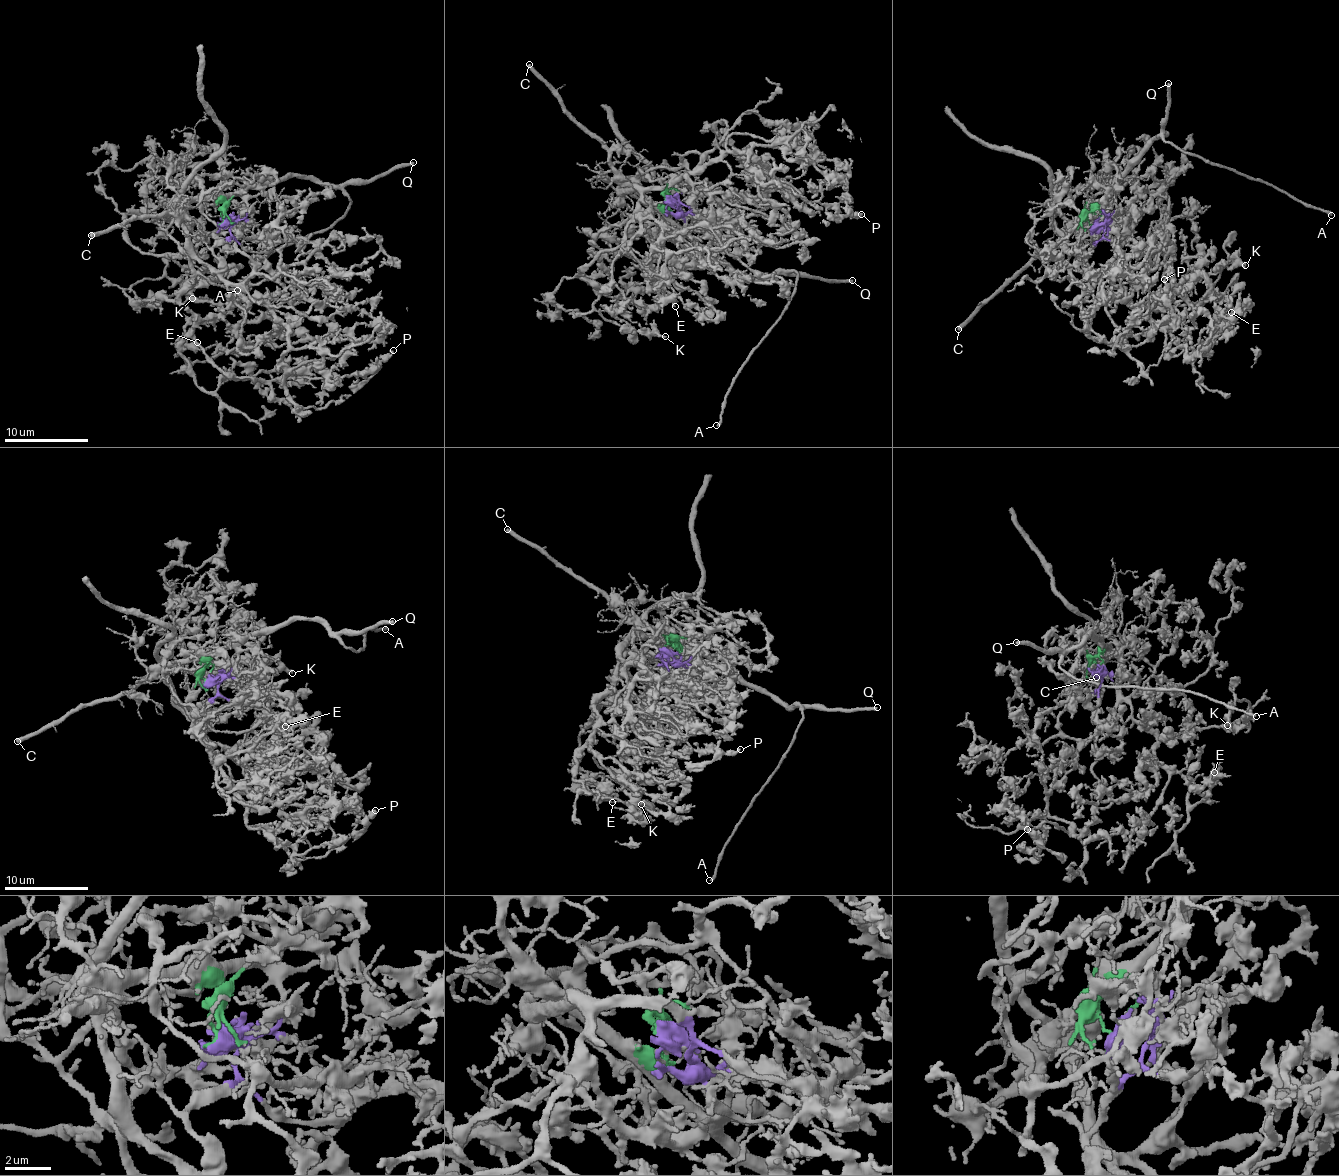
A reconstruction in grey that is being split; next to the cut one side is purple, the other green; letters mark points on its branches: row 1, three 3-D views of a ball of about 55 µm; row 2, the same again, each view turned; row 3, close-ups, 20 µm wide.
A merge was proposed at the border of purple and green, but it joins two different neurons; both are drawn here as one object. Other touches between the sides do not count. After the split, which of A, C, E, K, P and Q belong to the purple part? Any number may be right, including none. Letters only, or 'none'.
E, K, P

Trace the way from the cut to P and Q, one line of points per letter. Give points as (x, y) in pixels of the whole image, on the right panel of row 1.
P: (1094, 227), (1104, 235), (1084, 260), (1093, 290), (1080, 304), (1087, 333), (1143, 371), (1181, 332), (1164, 279)
Q: (1092, 225), (1088, 222), (1088, 213), (1151, 142), (1165, 132), (1161, 135), (1170, 100), (1167, 83)

